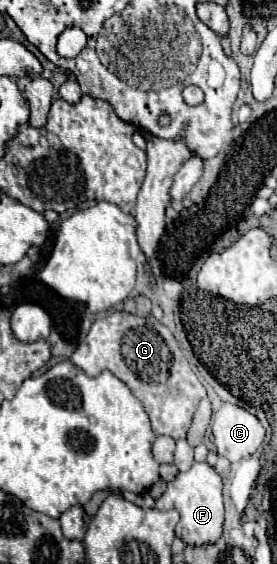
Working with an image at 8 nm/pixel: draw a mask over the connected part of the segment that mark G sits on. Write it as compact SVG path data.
M113 311L107 317L95 319L87 337L73 351L71 363L91 377L111 371L117 379L121 379L143 403L155 435L183 439L191 427L199 401L207 395L205 387L179 349L173 333L153 317L137 317L125 311Z

